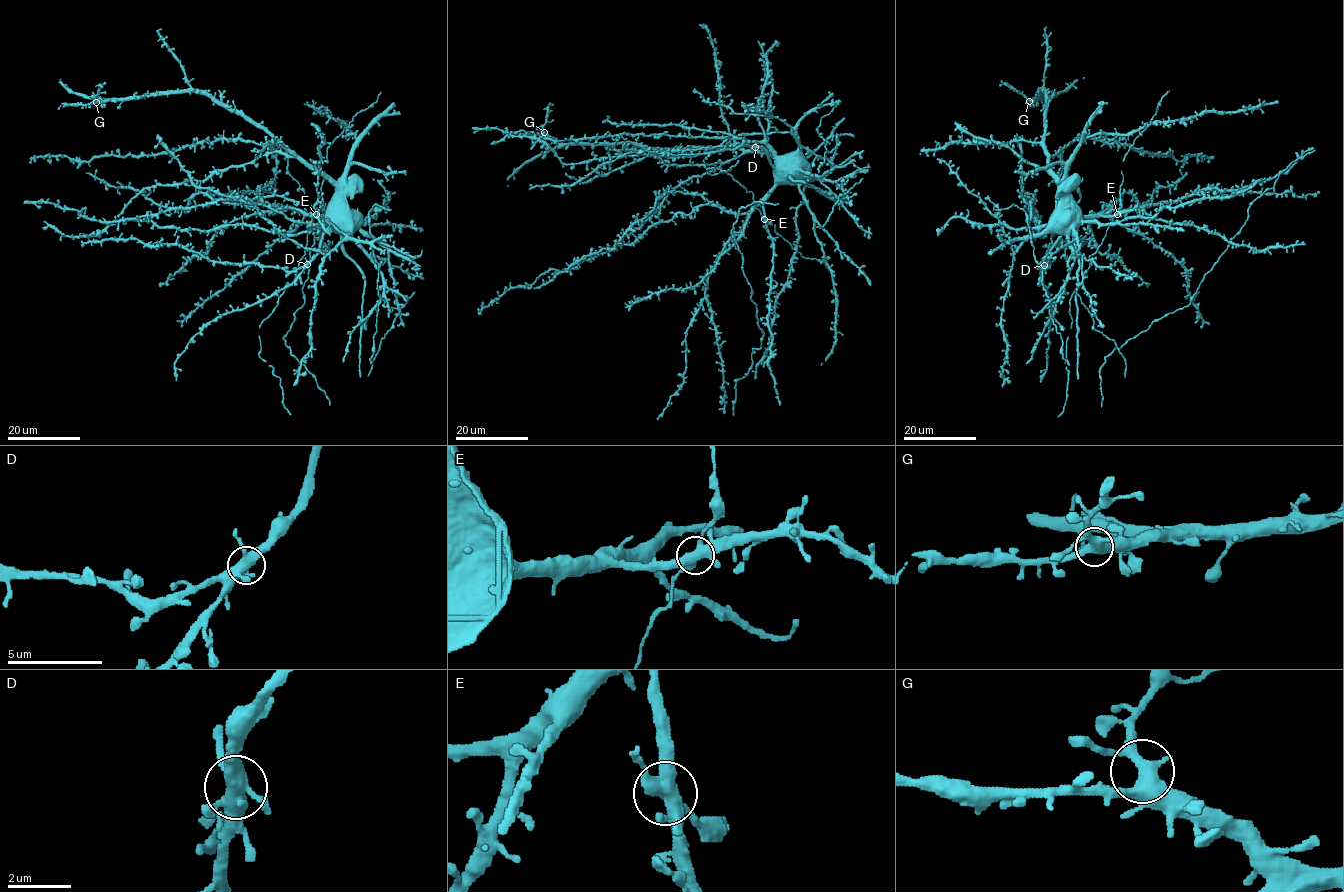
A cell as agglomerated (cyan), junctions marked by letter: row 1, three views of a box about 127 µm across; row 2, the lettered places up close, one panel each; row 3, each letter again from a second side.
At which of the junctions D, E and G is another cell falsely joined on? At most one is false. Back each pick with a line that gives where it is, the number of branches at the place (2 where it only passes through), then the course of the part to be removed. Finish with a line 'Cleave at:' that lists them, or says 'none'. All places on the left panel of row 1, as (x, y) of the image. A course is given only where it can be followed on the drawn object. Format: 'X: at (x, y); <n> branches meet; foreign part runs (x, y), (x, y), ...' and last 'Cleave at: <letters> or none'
Cleave at: none

